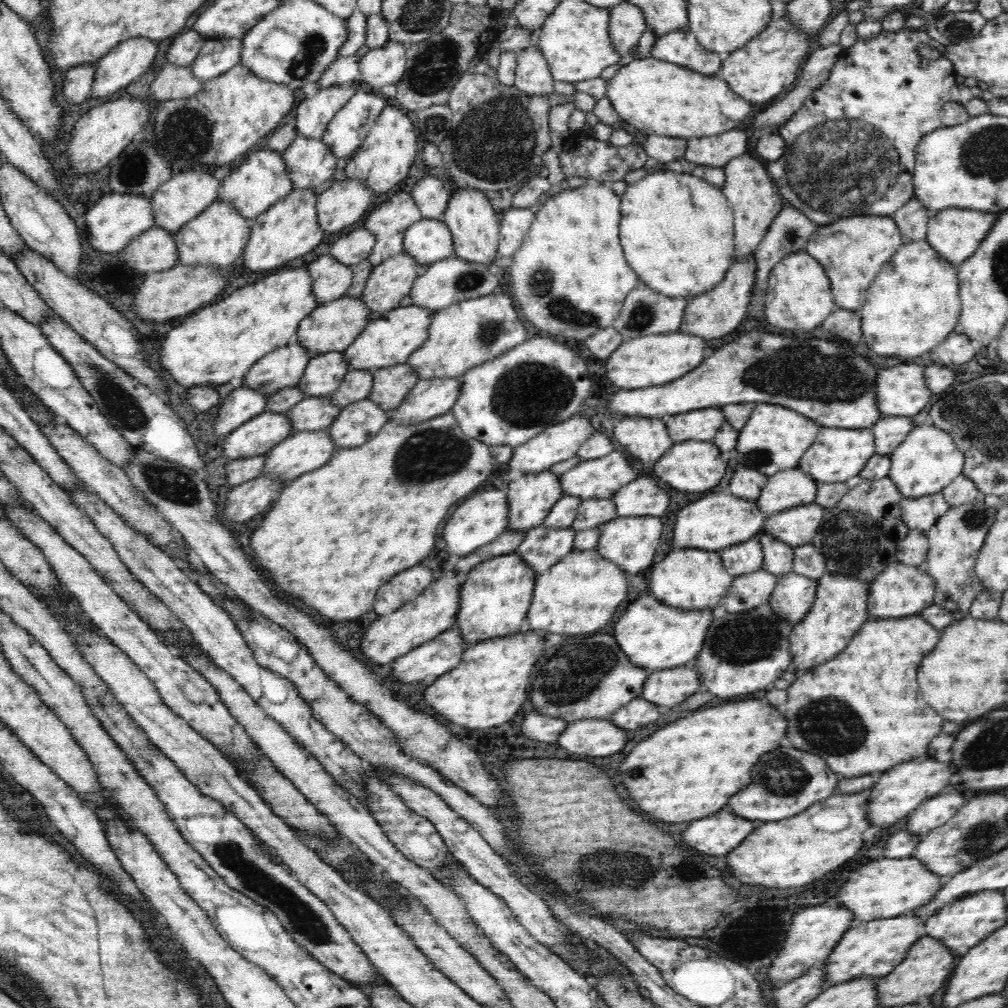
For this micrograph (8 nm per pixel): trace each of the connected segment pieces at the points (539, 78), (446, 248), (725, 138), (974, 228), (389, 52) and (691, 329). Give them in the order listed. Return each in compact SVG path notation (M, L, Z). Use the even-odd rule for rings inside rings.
M536 44L518 53L515 72L518 90L530 96L544 96L553 92L554 81L548 61Z
M422 218L412 223L403 238L403 252L425 268L454 255L451 230L441 219Z
M732 130L718 136L704 136L688 140L686 160L700 166L725 167L732 158L750 152L746 132Z
M947 208L937 212L928 221L927 242L929 245L952 264L958 267L965 259L970 258L988 236L994 226L997 215L991 212L980 212L970 209Z
M391 42L384 44L381 48L370 49L360 60L359 69L361 74L361 86L372 91L378 92L386 84L397 85L402 76L404 76L406 59L406 46L400 42Z
M754 254L746 256L744 260L734 260L734 266L728 270L726 278L717 284L712 290L698 294L688 299L684 311L684 318L680 325L680 331L684 334L694 334L706 342L714 338L722 338L724 334L730 334L740 326L744 320L744 314L750 304L751 292L755 281L756 261Z

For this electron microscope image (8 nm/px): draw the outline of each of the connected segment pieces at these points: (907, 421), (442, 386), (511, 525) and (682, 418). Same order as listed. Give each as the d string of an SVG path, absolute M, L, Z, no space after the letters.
M881 417L871 427L874 433L875 453L891 455L904 442L904 439L913 428L912 417Z
M461 377L418 380L405 402L387 412L389 420L414 426L446 414L456 405L460 396Z
M549 470L524 474L506 488L506 493L507 530L526 533L543 524L550 509L563 495L559 476Z
M708 407L697 411L666 415L662 422L668 429L672 442L686 442L686 440L713 440L720 430L725 416L719 407Z

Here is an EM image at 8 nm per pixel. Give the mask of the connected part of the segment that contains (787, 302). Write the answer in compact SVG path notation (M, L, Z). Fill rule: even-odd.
M805 250L784 257L770 274L766 292L766 322L780 332L804 330L812 332L818 328L826 316L834 310L834 300L830 294L830 280L820 266L820 262L808 256Z

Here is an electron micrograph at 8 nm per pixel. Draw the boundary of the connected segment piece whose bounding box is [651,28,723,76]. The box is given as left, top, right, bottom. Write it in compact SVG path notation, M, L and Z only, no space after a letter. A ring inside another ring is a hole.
M680 28L657 37L651 53L658 60L686 66L706 76L718 74L723 63L721 56L717 52L706 50L688 28Z

